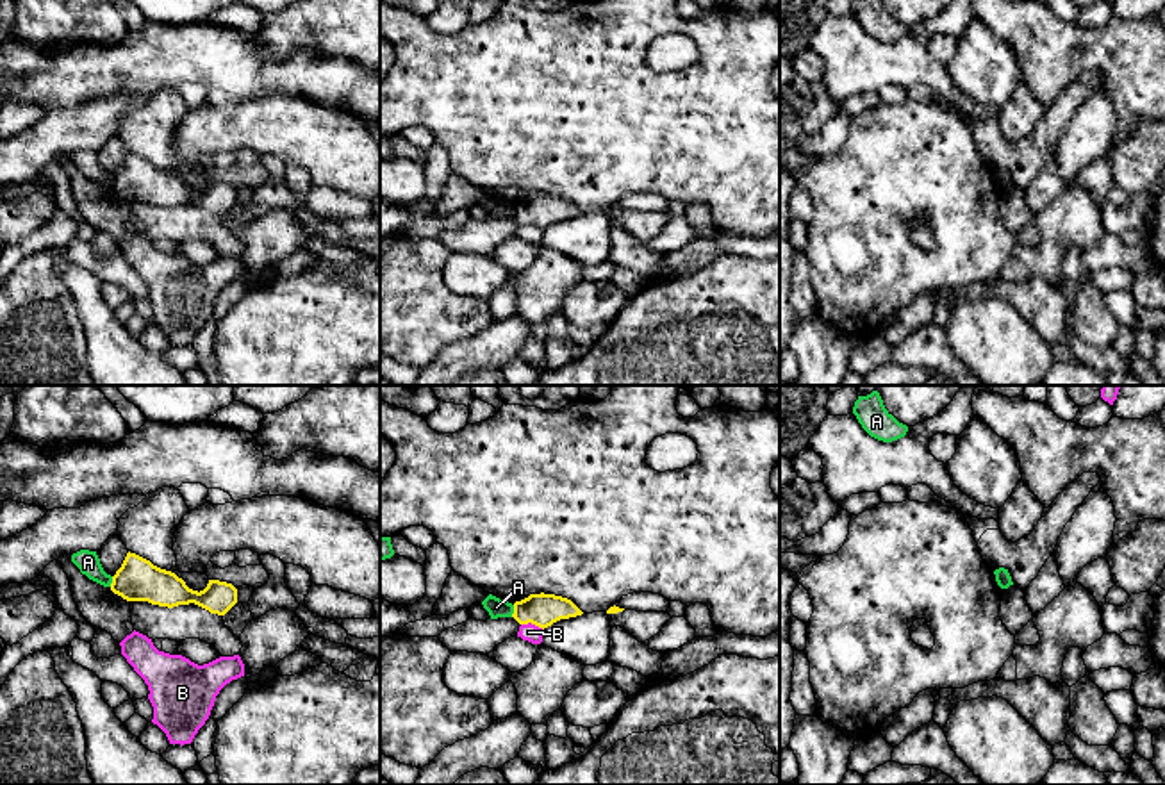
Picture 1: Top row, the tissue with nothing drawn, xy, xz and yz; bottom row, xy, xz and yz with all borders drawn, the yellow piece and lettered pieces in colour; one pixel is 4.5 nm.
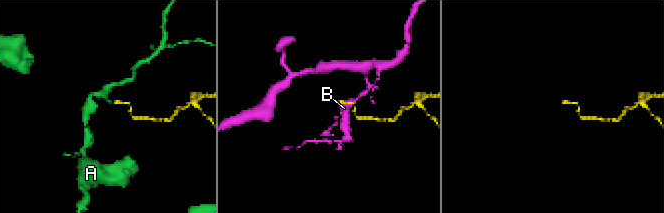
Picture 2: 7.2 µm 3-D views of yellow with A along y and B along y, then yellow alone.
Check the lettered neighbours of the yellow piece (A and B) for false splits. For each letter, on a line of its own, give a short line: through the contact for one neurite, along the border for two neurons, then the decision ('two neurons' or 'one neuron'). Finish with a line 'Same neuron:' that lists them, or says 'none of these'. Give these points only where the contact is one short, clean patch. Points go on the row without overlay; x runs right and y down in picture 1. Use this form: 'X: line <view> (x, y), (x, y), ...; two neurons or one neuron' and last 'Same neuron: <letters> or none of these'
A: line xz (514, 206), (511, 216); two neurons
B: line xz (521, 223), (532, 223), (543, 231); two neurons
Same neuron: none of these

